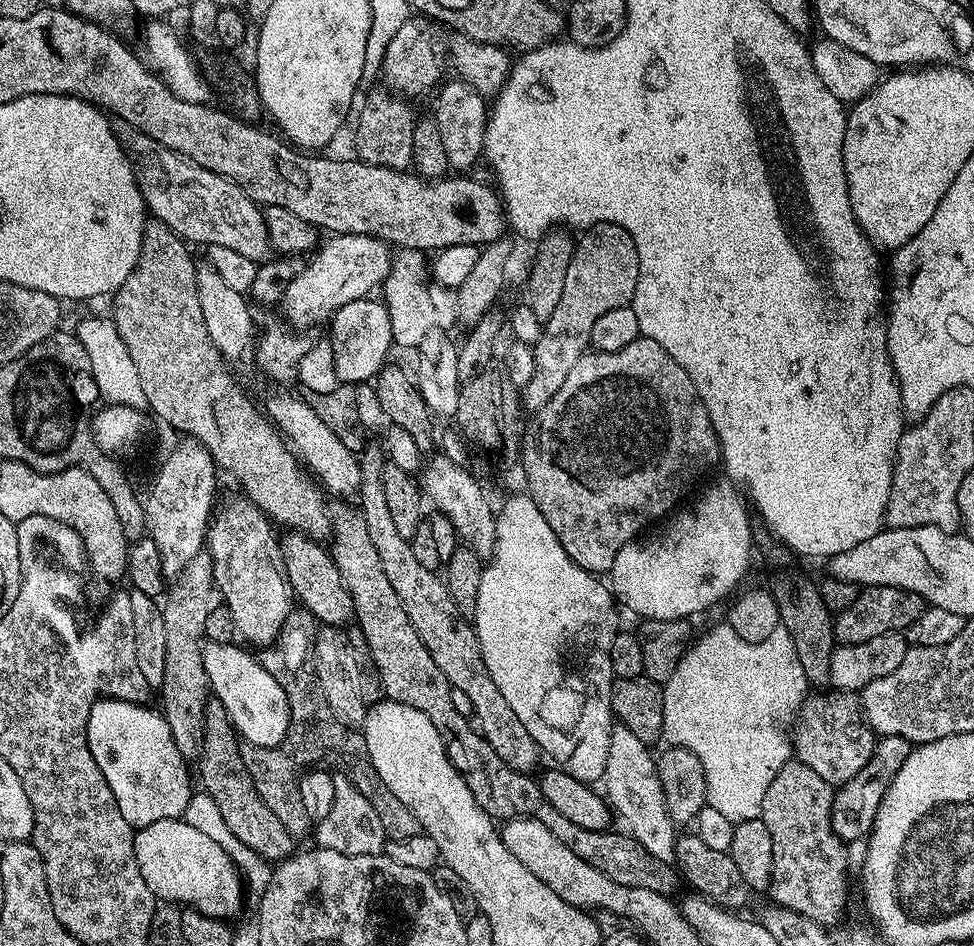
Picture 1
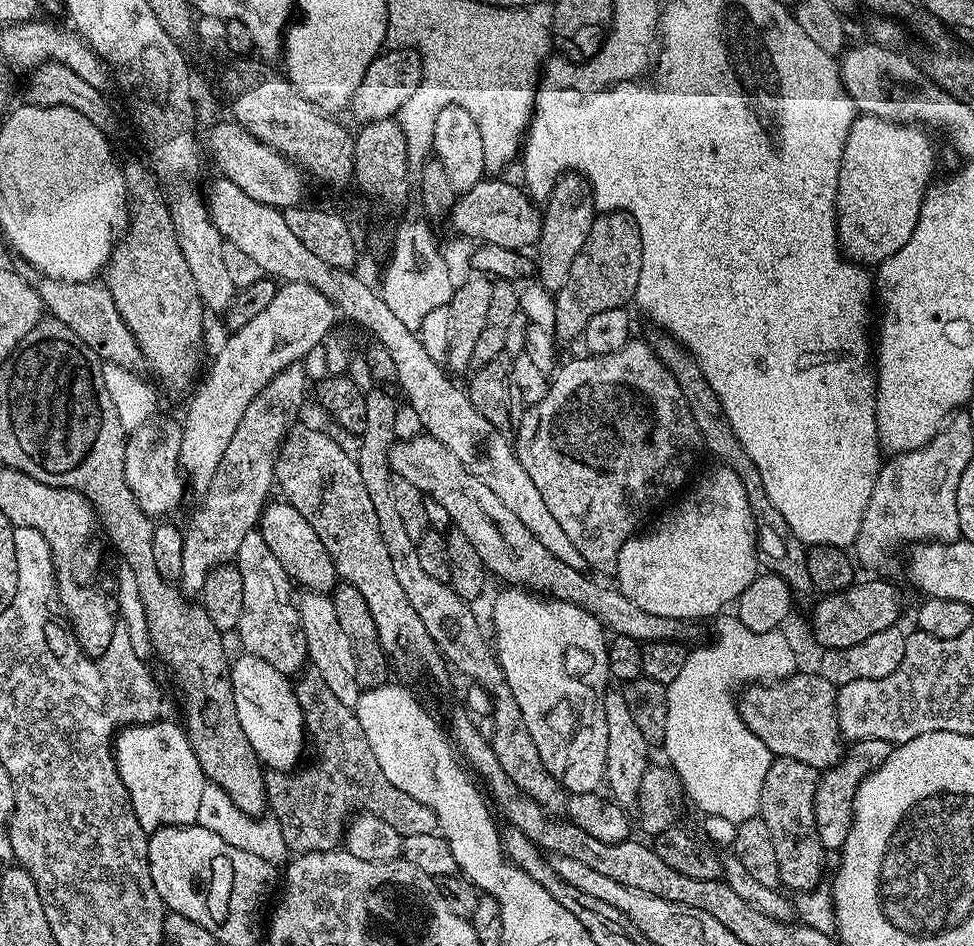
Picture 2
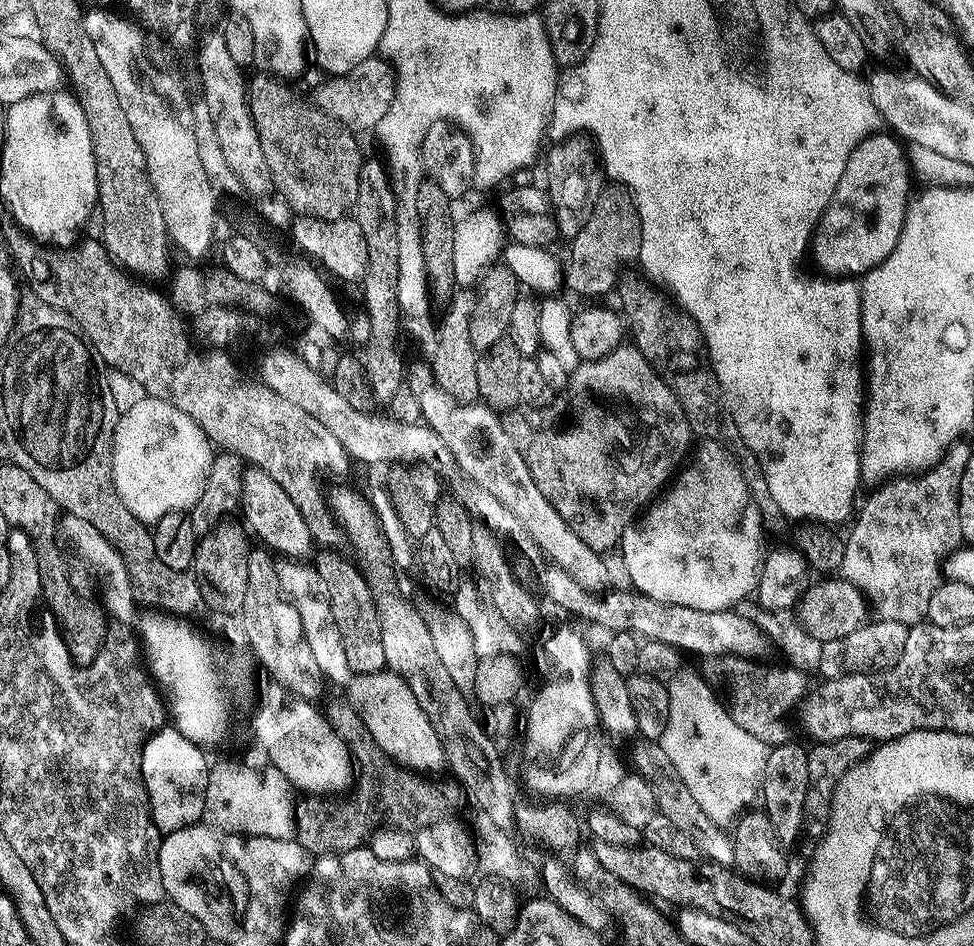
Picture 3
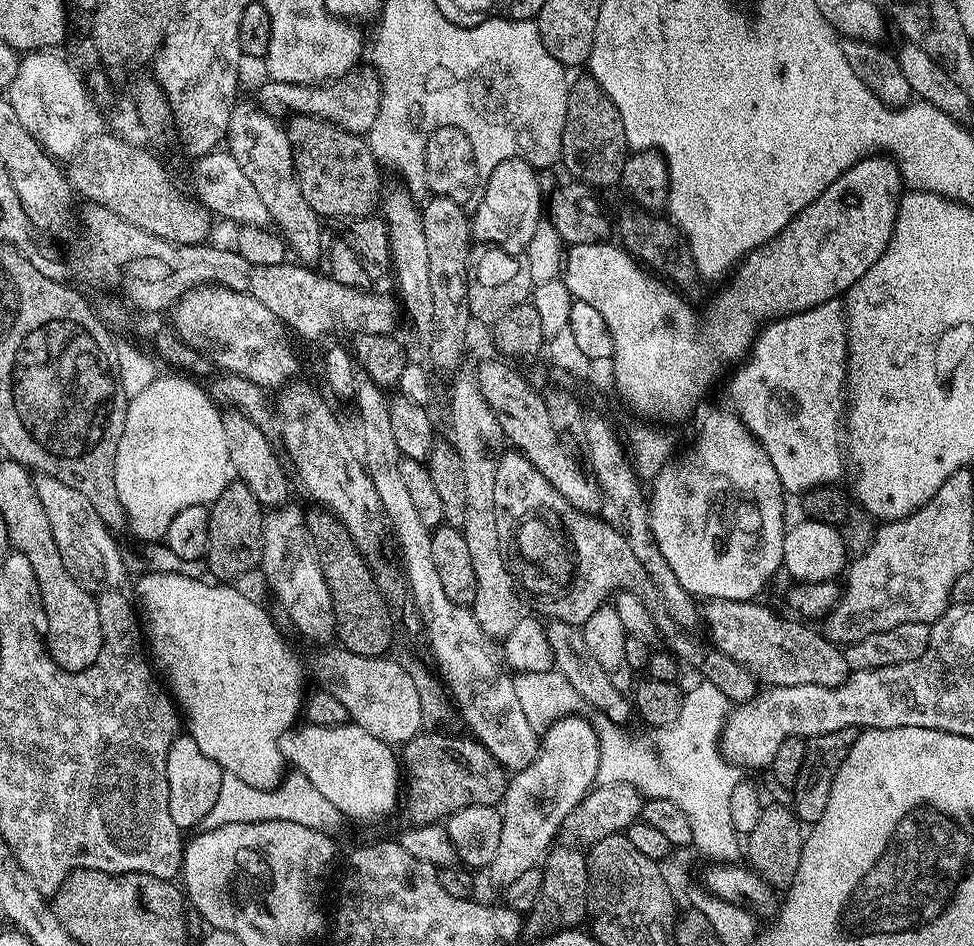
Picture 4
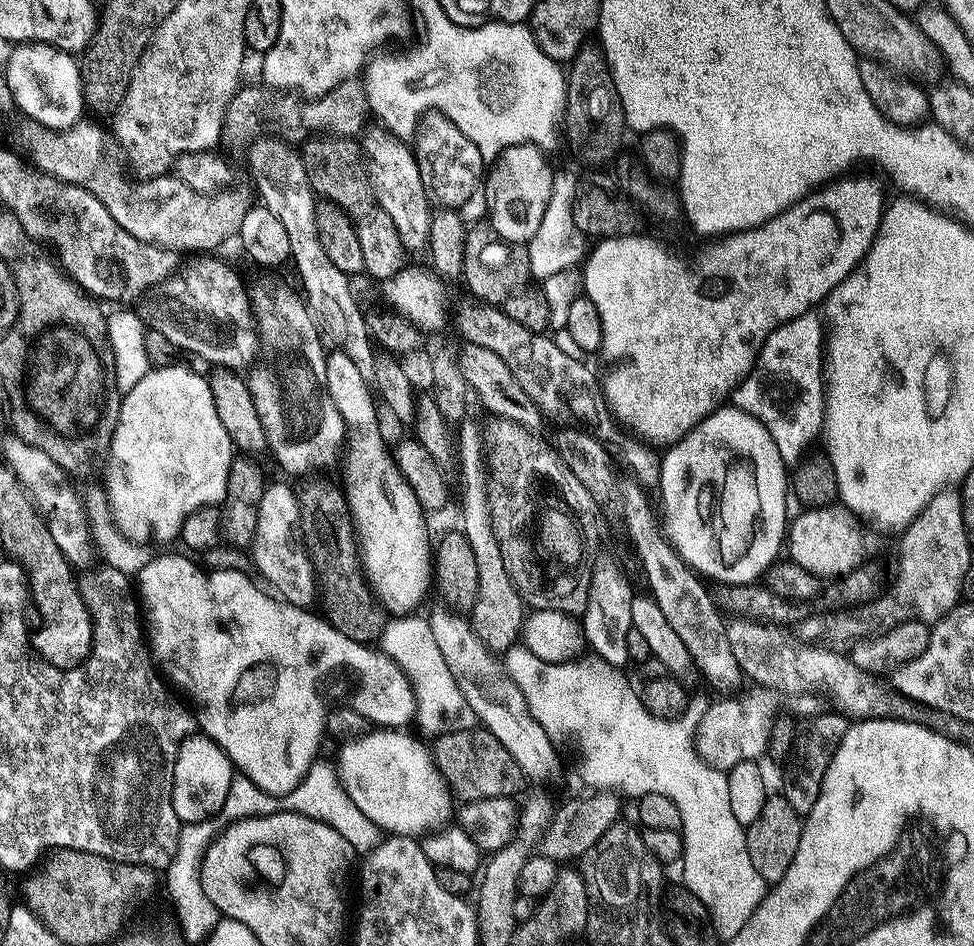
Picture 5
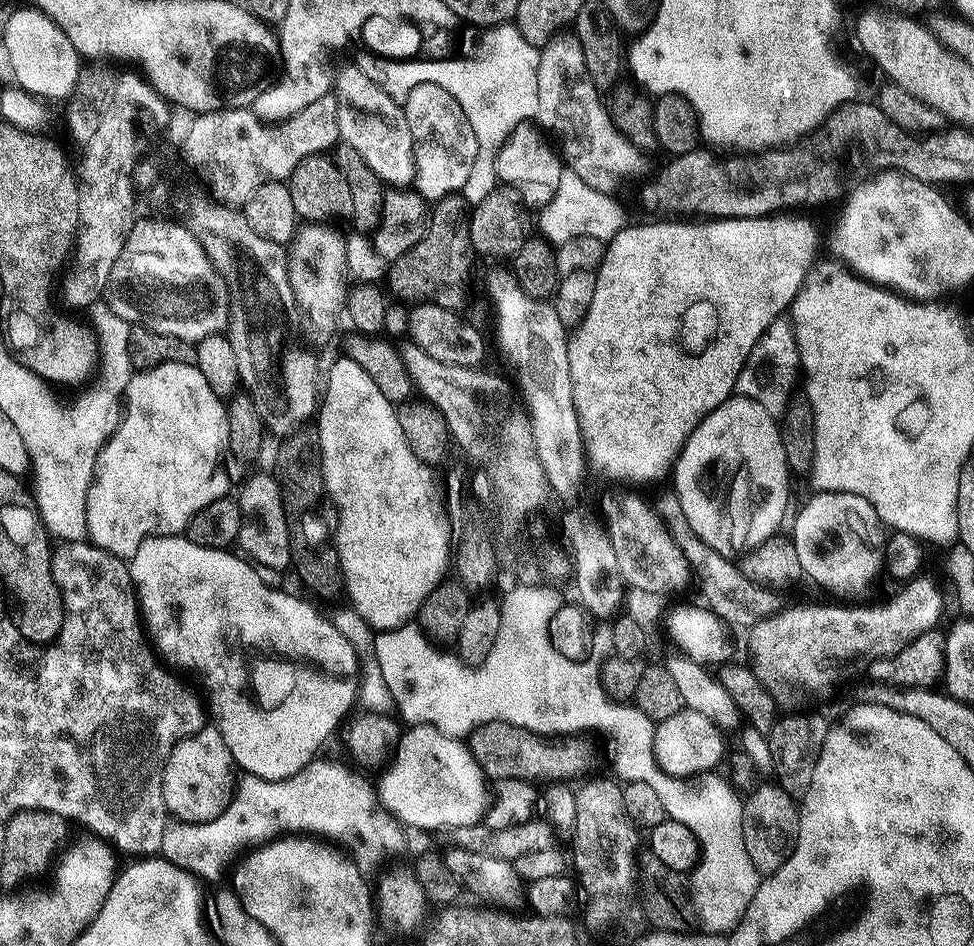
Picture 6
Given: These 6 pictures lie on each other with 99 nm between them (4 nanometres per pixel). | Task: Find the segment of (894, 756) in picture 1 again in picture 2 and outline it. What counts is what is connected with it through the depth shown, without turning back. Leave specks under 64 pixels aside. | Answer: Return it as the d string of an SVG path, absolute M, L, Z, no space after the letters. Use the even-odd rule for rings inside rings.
M858 740L855 741L840 757L833 768L823 769L822 775L816 781L816 794L814 800L814 822L818 826L818 838L826 850L839 850L846 842L846 834L850 834L852 825L852 803L856 797L858 786L886 758L890 758L893 745L884 740Z

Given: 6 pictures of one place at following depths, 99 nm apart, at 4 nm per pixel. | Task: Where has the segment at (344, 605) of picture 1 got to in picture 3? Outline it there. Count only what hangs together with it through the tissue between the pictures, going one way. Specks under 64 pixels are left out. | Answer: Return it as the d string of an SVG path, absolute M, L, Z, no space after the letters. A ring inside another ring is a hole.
M248 466L244 469L243 512L242 520L247 531L255 539L257 536L261 540L259 543L265 549L276 554L287 554L292 558L308 558L313 555L314 541L310 529L302 519L302 514L298 514L298 506L294 506L294 502L290 502L290 494L286 494L286 490L282 490L282 486L278 486L278 482L274 482L274 478L270 478L270 474L266 474L261 468Z

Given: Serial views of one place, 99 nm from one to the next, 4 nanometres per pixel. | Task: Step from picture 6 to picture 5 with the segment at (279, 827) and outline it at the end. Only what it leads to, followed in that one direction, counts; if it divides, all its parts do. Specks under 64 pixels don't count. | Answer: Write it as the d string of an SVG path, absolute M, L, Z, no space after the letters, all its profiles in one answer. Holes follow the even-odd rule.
M319 764L309 768L304 783L298 785L293 792L289 792L283 800L279 796L269 796L254 782L250 782L250 778L239 774L233 775L230 794L226 794L226 802L219 814L210 820L202 821L204 828L191 828L188 824L188 832L182 832L184 840L178 840L180 860L176 860L176 868L184 868L184 856L202 856L200 848L206 848L204 840L215 840L228 825L235 824L238 820L247 820L250 816L269 816L271 812L277 811L281 804L289 812L300 812L304 816L328 824L334 830L350 828L350 822L354 822L354 818L360 818L364 812L358 810L358 806L354 806L350 794L344 789L344 783L334 771L333 765L331 768L328 764Z

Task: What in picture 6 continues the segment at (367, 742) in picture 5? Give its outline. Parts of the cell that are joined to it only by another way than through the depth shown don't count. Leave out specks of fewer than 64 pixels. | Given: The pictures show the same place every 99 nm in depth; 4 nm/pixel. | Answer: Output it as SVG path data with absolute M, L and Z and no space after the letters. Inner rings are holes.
M415 724L401 735L399 745L394 752L395 758L396 761L392 760L379 773L380 781L375 781L374 787L381 809L387 815L399 820L405 829L421 828L424 832L436 832L439 828L451 830L474 826L485 819L490 803L490 788L488 792L490 784L480 764L472 756L469 745L463 739L448 737L434 726Z

